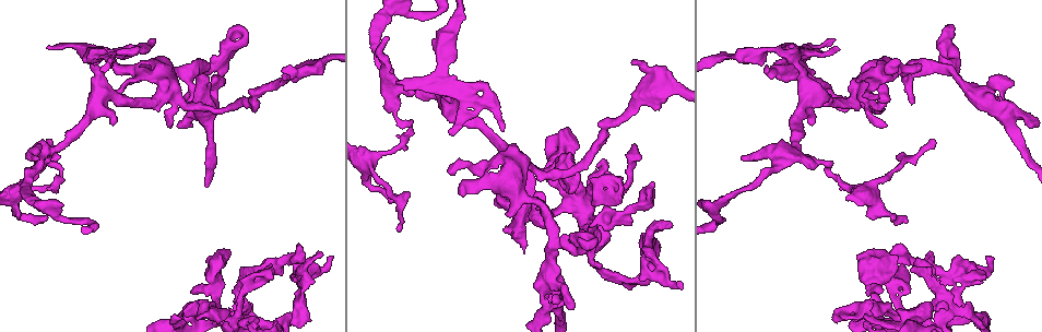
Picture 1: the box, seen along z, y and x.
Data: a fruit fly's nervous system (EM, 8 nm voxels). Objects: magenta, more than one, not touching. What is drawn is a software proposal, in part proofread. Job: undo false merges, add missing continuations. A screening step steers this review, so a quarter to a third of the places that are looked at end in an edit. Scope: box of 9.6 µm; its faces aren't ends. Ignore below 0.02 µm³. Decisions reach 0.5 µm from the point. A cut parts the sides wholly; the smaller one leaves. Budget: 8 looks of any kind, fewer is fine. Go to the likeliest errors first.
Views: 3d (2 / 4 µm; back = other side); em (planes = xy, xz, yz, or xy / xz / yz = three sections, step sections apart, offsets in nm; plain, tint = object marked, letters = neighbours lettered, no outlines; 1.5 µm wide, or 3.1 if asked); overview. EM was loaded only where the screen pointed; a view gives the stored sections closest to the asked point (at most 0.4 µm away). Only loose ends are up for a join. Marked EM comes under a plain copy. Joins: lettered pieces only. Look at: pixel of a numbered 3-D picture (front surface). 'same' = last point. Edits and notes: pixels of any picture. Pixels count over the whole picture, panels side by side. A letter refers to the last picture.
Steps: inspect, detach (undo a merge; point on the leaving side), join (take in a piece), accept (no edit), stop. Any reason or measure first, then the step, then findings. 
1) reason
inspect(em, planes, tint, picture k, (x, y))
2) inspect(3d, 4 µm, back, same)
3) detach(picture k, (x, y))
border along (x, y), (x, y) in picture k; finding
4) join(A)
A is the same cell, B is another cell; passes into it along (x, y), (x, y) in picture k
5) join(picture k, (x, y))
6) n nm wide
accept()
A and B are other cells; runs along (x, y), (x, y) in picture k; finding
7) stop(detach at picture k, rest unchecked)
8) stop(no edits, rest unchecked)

sharp bend
inspect(em, planes, tint, picture 1, (397, 93))

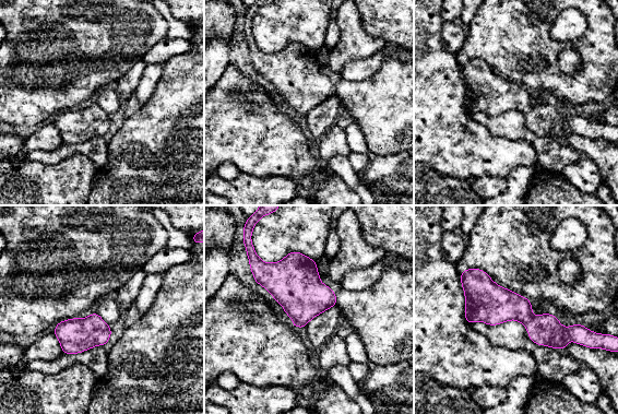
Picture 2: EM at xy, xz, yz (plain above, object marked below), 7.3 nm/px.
what lies round it
inspect(em, planes, letters, same)

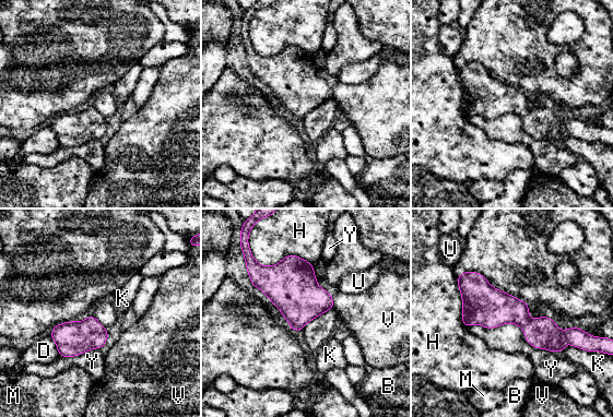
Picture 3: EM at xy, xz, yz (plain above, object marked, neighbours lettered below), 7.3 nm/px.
Y touches over 700 nm
accept()
B, D, H, K, M, U, V and Y are other cells; border along (466, 326), (516, 323), (554, 353) in picture 3; all the same neuron

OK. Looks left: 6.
free end
inspect(em, xy, step 4, letters, picture 1, (866, 325))

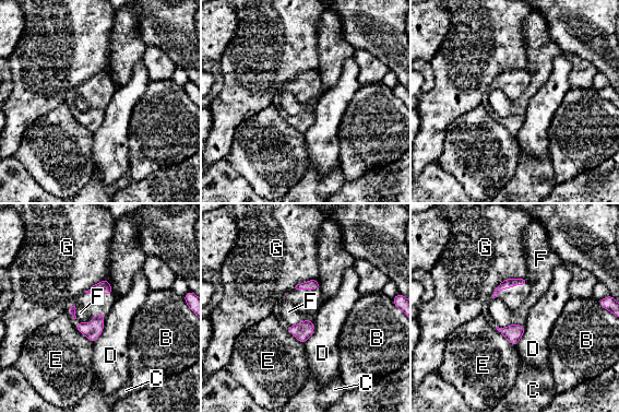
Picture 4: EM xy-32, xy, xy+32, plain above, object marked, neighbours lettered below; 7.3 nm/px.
accept()
B, C, D, E, F and G are other cells; border along (105, 317), (103, 331), (92, 343) in picture 4; none of them fits

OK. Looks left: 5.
thin end
inspect(em, xy, step 8, letters, picture 1, (399, 228))

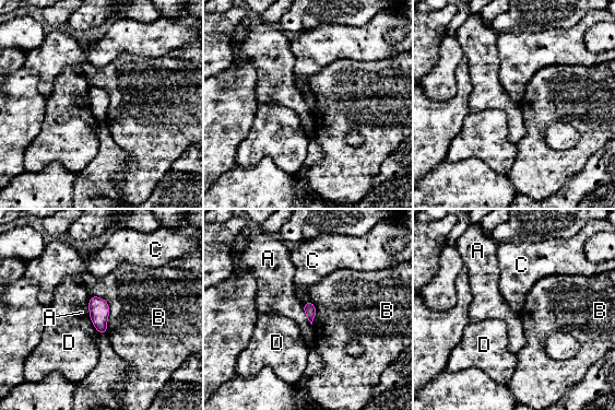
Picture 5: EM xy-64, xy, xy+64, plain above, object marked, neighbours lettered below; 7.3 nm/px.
accept()
A, B, C and D are other cells; border along (302, 304), (305, 315), (311, 325) in picture 5; no lettered piece goes on from it

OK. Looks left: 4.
stop(no edits, rest unchecked)

